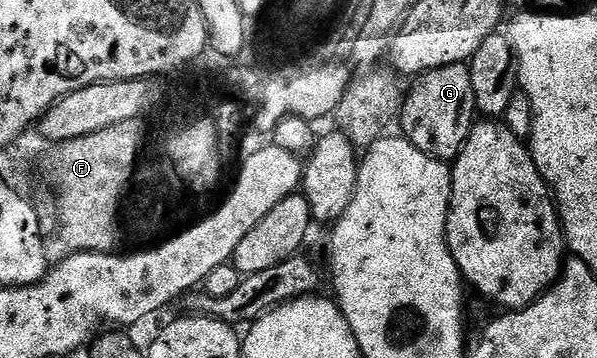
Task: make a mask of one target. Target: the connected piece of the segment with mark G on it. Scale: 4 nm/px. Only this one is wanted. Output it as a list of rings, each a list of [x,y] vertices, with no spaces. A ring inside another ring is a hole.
[[[466,64],[446,65],[414,78],[411,90],[406,90],[397,118],[403,124],[402,136],[411,142],[417,151],[436,157],[439,161],[454,162],[469,139],[471,126],[477,120],[473,99],[473,79]]]

